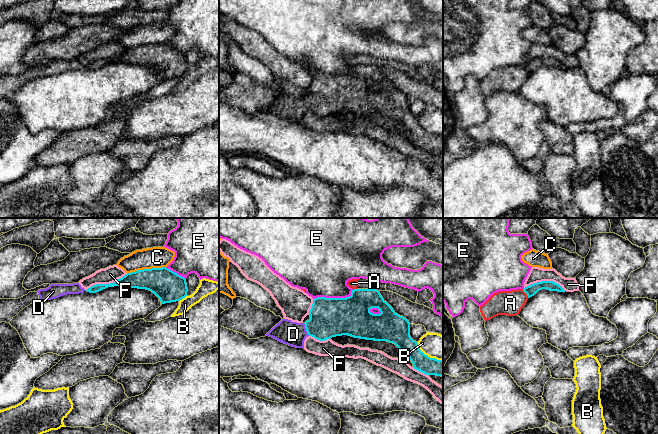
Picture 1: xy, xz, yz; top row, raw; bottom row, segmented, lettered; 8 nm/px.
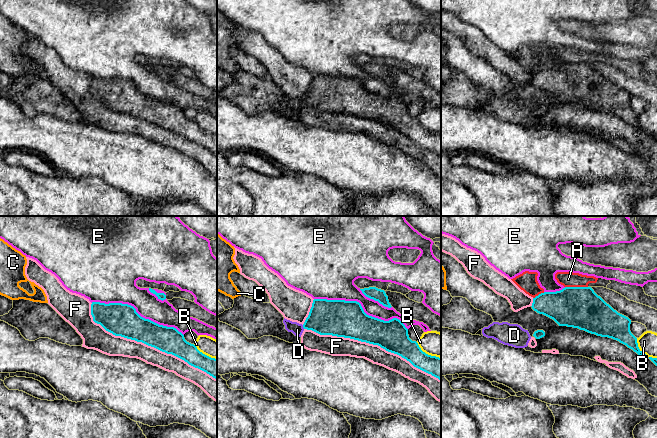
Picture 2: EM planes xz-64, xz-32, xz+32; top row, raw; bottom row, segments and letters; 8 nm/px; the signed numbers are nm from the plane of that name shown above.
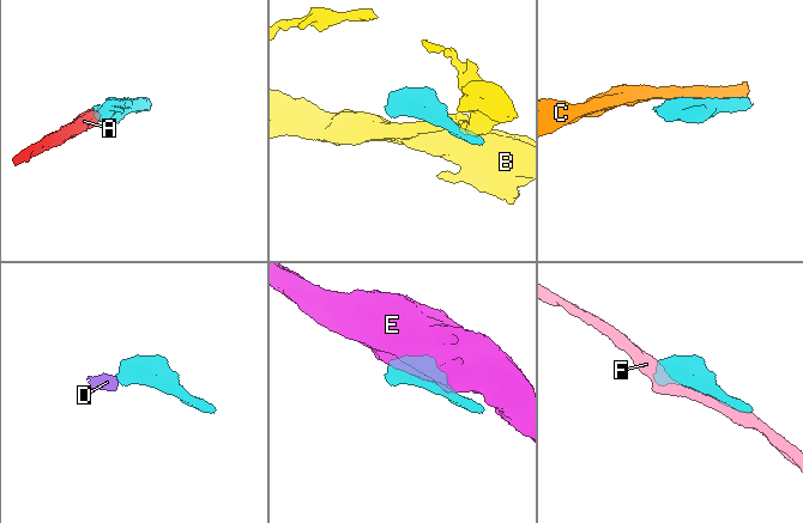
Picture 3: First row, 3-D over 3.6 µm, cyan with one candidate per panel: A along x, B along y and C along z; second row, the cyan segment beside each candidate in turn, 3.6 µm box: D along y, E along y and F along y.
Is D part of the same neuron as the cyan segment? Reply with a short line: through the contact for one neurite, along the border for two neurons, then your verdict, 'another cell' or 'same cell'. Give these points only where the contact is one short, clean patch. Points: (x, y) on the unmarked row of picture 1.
line xz (329, 93), (320, 102), (306, 105), (293, 110); same cell

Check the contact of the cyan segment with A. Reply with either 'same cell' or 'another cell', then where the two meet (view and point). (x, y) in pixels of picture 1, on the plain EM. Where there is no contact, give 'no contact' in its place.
another cell; contact yz (525, 68)

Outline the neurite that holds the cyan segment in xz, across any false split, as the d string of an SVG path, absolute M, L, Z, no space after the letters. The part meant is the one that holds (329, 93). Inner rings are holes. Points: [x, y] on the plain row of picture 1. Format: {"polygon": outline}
{"polygon": "M354 65L346 74L317 73L305 99L282 95L266 112L296 124L304 124L308 112L325 117L348 111L387 117L404 128L414 145L443 153L443 137L425 131L410 112L410 99L398 91L376 65Z"}

